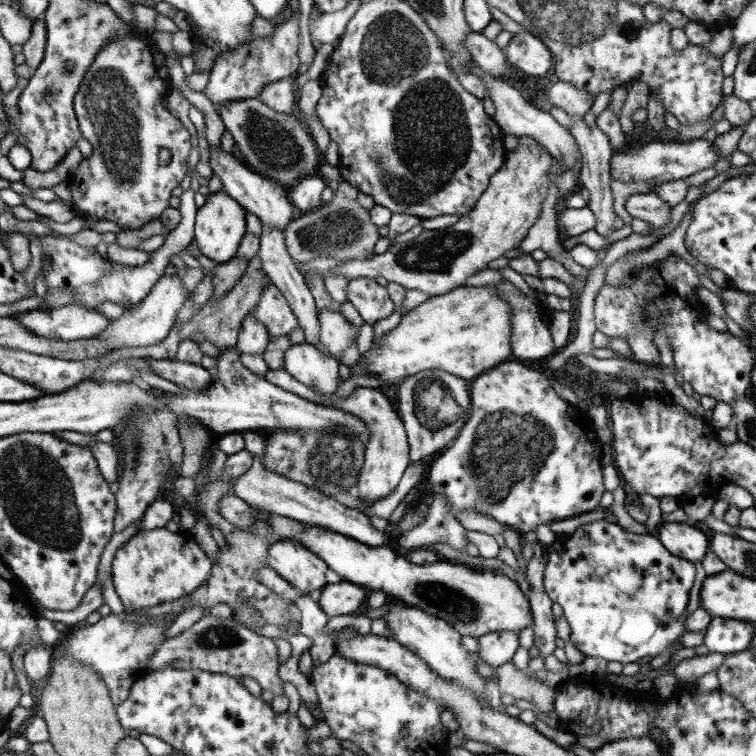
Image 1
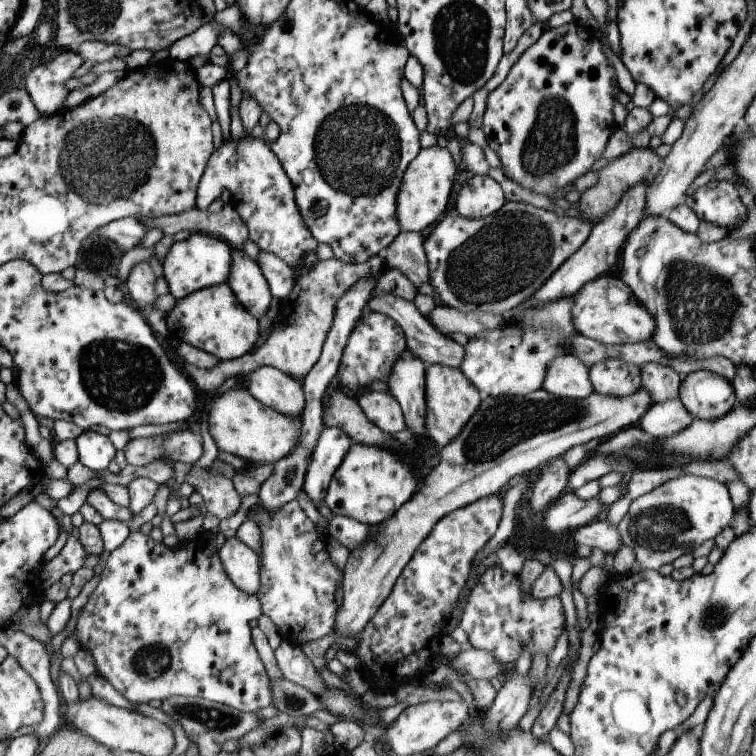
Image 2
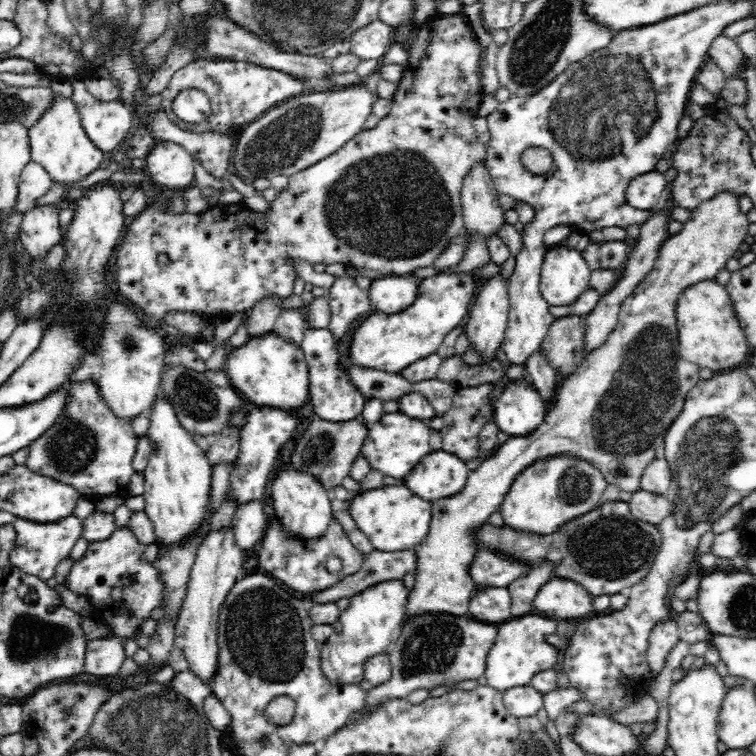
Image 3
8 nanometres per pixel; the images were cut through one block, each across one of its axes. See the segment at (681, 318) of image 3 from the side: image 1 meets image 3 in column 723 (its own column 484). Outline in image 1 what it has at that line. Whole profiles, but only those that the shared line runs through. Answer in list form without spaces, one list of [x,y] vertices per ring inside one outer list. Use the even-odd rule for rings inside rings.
[[[468,286],[458,287],[446,294],[432,296],[426,302],[420,303],[414,310],[401,316],[399,324],[386,333],[379,341],[372,342],[372,348],[360,354],[356,365],[368,366],[366,376],[394,381],[424,370],[438,369],[470,381],[476,379],[481,373],[489,371],[497,365],[508,361],[512,356],[510,347],[510,334],[512,334],[512,307],[510,303],[492,287]]]

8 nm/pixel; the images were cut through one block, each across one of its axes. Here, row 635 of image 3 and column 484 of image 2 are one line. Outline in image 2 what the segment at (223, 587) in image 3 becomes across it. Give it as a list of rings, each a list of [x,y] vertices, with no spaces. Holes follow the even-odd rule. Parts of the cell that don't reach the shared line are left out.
[[[474,175],[458,192],[454,213],[462,218],[486,218],[506,202],[500,184],[489,175]]]

